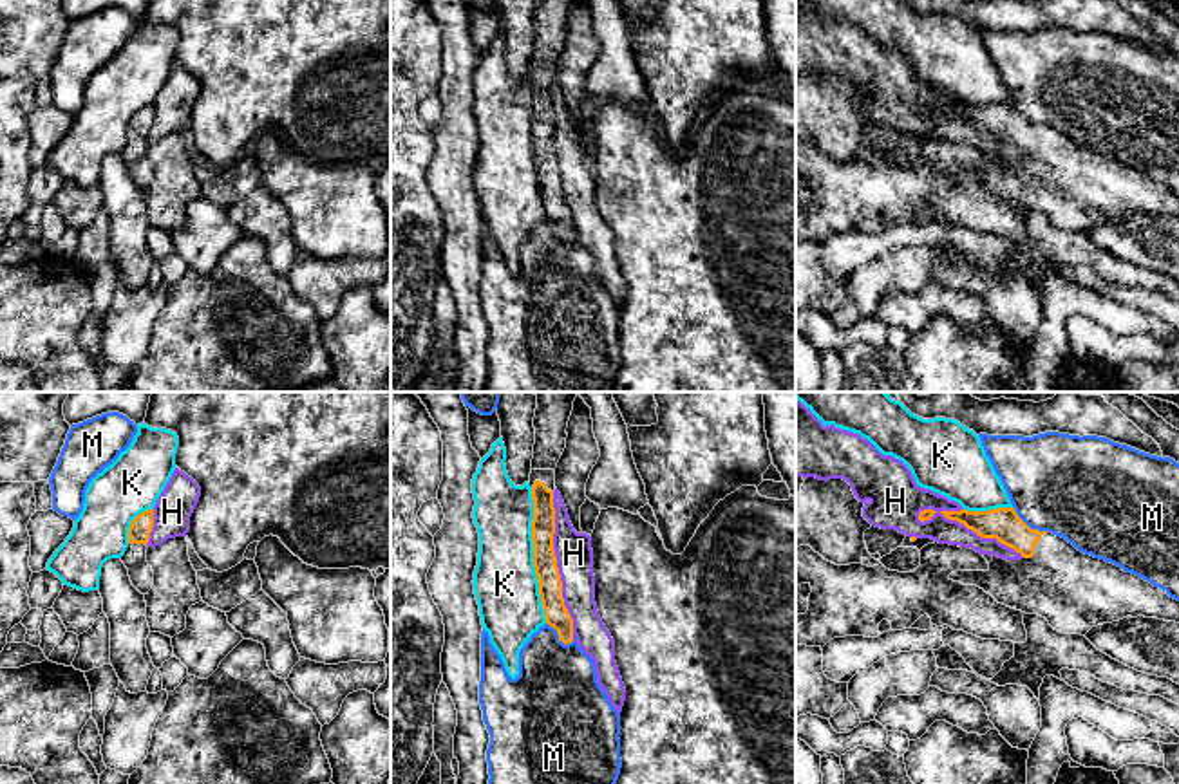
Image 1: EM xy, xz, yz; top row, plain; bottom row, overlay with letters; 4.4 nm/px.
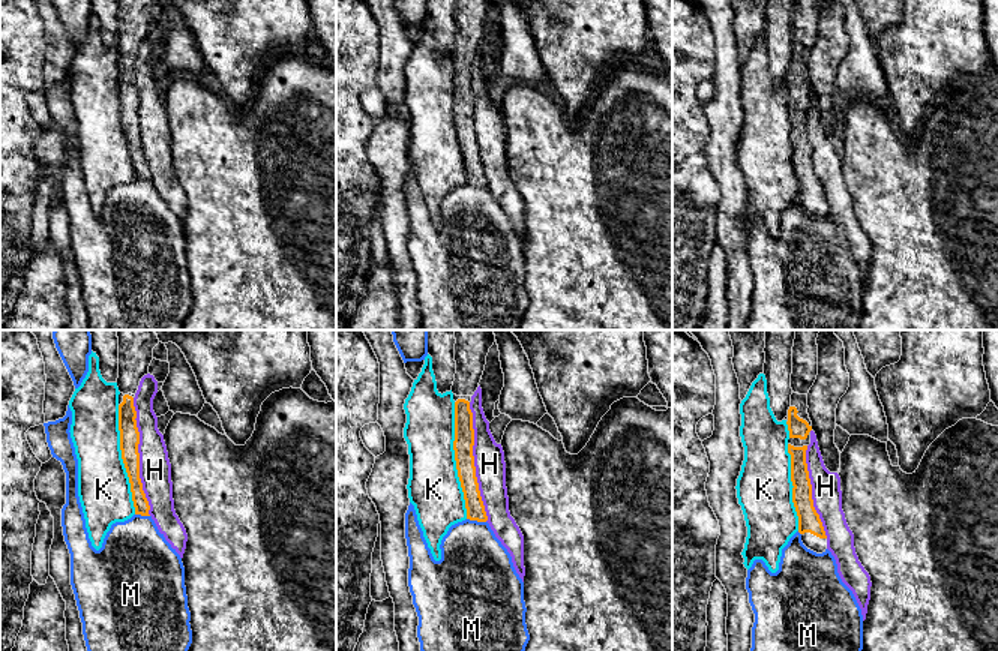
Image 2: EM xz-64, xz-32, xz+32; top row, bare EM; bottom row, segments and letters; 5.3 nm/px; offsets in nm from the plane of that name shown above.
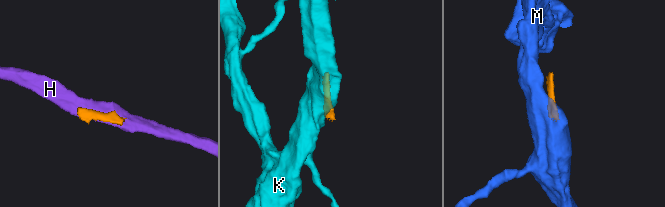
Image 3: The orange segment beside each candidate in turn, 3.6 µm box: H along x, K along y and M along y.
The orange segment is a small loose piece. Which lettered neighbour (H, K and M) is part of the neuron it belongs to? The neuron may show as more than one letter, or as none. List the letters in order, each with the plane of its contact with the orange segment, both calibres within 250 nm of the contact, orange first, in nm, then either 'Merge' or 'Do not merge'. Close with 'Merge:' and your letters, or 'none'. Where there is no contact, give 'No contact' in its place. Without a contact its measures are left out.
H: Touches orange in yz. Thickness 150 nm (orange) against 120 nm. Do not merge
K: Touches orange in xz. Thickness 110 nm (orange) against 280 nm. Do not merge
M: Touches orange in xz. Thickness 110 nm (orange) against 380 nm. Do not merge
Merge: none

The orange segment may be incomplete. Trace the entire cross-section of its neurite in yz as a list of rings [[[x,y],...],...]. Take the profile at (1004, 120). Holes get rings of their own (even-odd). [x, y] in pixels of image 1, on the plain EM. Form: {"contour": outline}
{"contour": [[[1014,103],[940,108],[1023,152],[1007,157],[982,150],[987,166],[957,166],[949,175],[976,181],[1011,204],[1038,210],[1061,229],[1085,231],[1092,222],[1127,211],[1179,219],[1179,197],[1166,186],[1078,146],[1061,132],[1031,125]]]}

